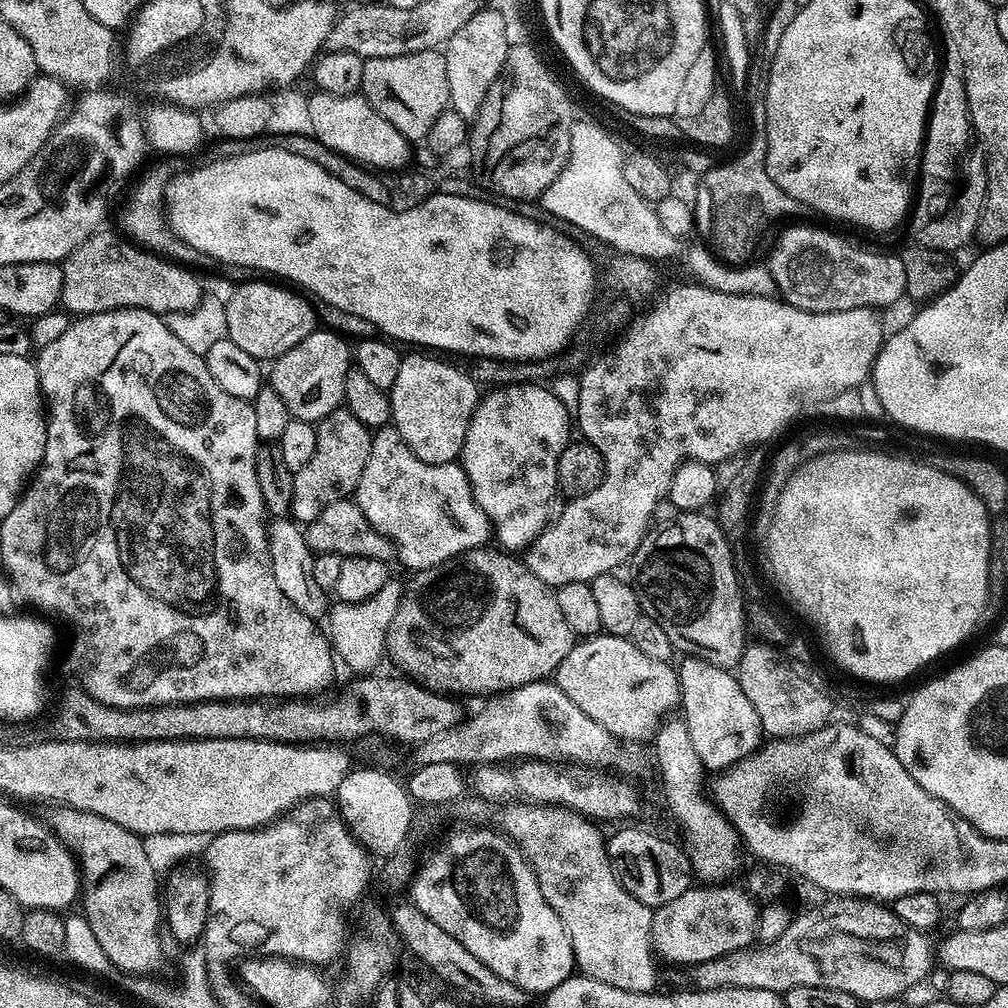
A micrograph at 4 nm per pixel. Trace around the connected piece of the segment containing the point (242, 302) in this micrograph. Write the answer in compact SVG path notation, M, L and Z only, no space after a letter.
M256 278L232 288L232 297L227 297L225 303L227 339L232 340L234 346L242 346L242 350L246 350L246 354L255 360L272 362L311 334L317 327L318 319L313 305L308 305L299 296L299 291L276 282L263 284L260 280L263 279Z

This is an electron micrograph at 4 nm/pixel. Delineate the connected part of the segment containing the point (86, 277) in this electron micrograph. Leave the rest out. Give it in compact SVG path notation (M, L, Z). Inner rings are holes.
M97 230L91 236L87 236L62 261L64 273L62 274L60 304L69 313L76 312L72 314L82 317L95 312L113 312L115 308L141 308L147 312L165 314L174 311L190 311L199 305L202 297L200 280L191 272L193 270L191 267L180 262L173 262L153 251L145 250L123 235L115 236L112 232L104 231Z

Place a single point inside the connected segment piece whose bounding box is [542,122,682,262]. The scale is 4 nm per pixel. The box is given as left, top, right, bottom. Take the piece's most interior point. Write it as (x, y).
(589, 193)

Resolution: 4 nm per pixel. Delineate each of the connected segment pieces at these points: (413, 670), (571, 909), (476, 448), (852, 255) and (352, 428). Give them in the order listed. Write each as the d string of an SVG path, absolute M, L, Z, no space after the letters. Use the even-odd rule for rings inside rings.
M489 546L470 548L458 556L452 556L444 564L436 564L433 568L421 568L411 573L412 581L406 584L400 597L400 605L394 614L394 618L388 627L388 647L386 649L387 659L397 664L399 671L409 680L424 685L432 692L451 694L456 698L464 696L480 696L487 698L495 693L509 692L512 688L526 686L535 680L548 680L555 673L557 667L574 645L574 637L570 626L566 626L566 618L562 618L562 610L558 610L555 591L549 585L543 584L528 569L523 559L515 560L515 555L507 551L495 552Z
M587 819L585 824L580 824L580 820L572 820L572 824L576 824L576 828L568 832L572 840L568 840L568 844L560 848L560 852L540 852L540 856L536 856L536 860L540 860L540 874L536 881L542 890L542 898L550 902L554 914L558 914L570 938L572 958L579 975L606 982L606 986L618 986L618 990L653 991L657 987L657 961L654 959L650 938L653 909L645 906L620 884L608 855L605 833L600 828L592 832L597 825L593 824L588 828L591 822L591 819Z
M508 384L505 388L496 388L479 397L458 460L472 487L476 504L487 516L491 531L505 544L501 544L505 549L527 550L553 519L556 500L558 501L558 458L570 443L568 431L571 428L573 431L570 413L551 387L543 388L540 384Z
M799 224L783 229L785 232L777 238L772 248L772 257L766 260L768 273L774 278L785 304L793 304L796 308L811 312L837 312L855 308L884 310L887 304L905 295L906 270L899 255L871 252L824 228L807 228Z
M343 406L335 408L330 415L319 420L316 424L314 454L311 456L310 462L306 462L306 466L302 466L302 470L295 472L292 478L294 498L292 499L291 519L307 526L311 520L318 518L318 514L322 514L322 510L326 510L326 506L330 506L330 502L349 499L355 493L358 478L362 478L362 470L366 470L366 458L370 458L371 445L372 432L370 429L362 422L358 422L358 418L354 418L354 414L350 414Z

